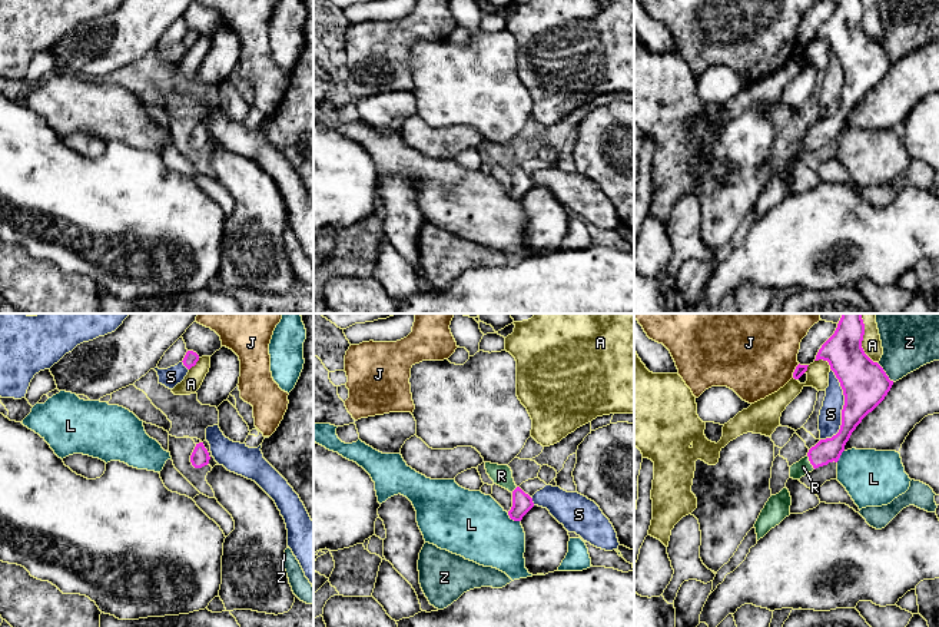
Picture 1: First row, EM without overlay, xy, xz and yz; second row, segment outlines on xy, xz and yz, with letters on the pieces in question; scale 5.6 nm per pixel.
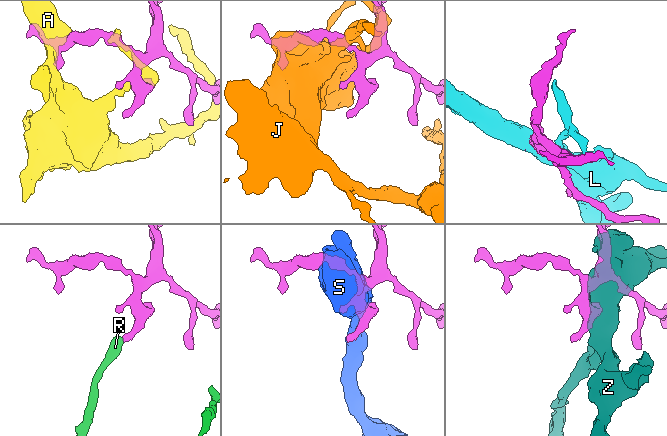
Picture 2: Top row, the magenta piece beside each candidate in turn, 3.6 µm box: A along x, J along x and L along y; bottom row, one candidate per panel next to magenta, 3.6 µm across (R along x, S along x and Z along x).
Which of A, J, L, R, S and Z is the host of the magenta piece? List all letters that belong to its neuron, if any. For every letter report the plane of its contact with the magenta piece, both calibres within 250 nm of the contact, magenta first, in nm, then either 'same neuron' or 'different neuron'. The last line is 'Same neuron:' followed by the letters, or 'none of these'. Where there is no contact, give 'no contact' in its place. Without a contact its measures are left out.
A: contact in yz; calibres 260 and 110 nm; different neuron
J: contact in yz; calibres 60 and 440 nm; different neuron
L: contact in xz; calibres 110 and 380 nm; different neuron
R: contact in yz; calibres 140 and 90 nm; same neuron
S: contact in yz; calibres 260 and 130 nm; different neuron
Z: contact in yz; calibres 260 and 280 nm; different neuron
Same neuron: R

